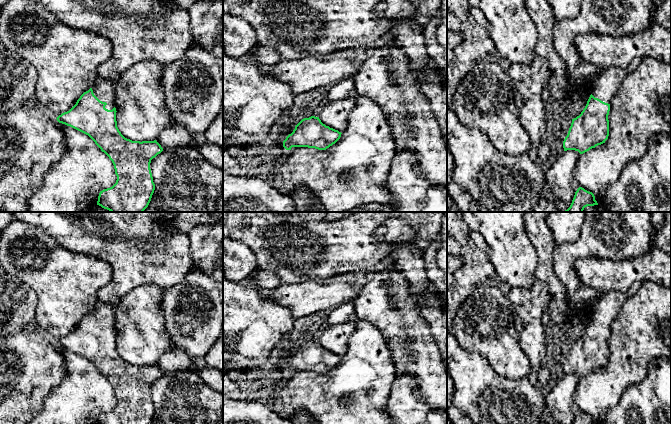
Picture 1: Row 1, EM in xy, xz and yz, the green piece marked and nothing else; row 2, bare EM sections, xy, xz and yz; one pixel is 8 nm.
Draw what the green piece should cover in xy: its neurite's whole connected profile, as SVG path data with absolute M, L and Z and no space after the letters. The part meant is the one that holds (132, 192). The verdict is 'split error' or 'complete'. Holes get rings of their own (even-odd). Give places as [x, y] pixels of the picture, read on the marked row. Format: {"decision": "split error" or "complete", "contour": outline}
{"decision": "split error", "contour": "M98 78L94 86L84 92L69 111L56 119L59 123L88 135L114 165L116 183L100 191L97 205L110 212L143 212L148 207L155 190L150 163L163 148L156 140L140 142L125 138L117 127L116 112L114 85L110 80Z"}

